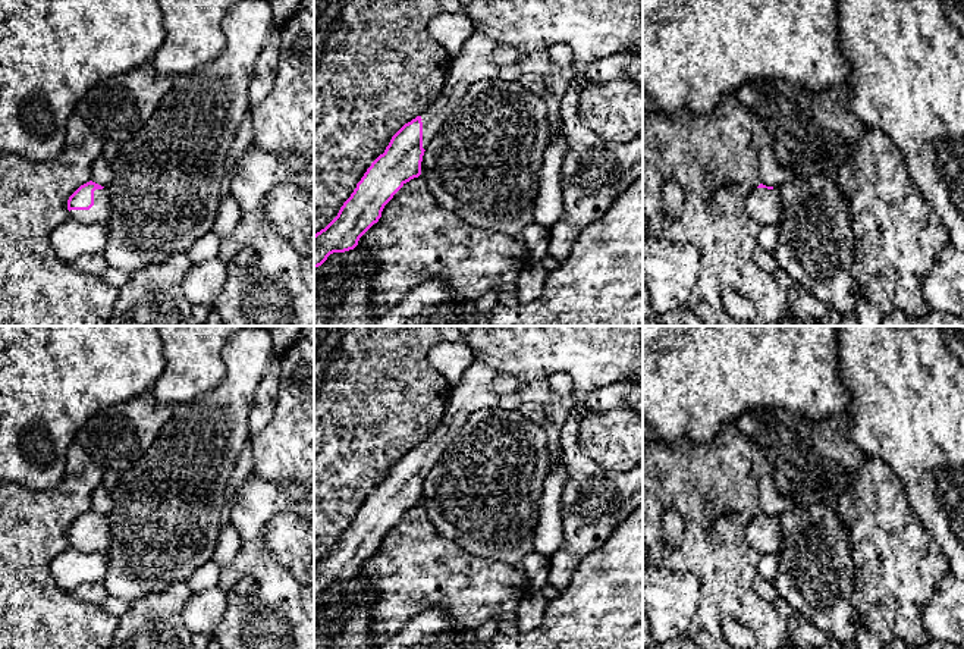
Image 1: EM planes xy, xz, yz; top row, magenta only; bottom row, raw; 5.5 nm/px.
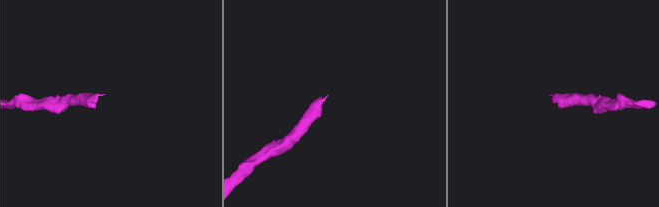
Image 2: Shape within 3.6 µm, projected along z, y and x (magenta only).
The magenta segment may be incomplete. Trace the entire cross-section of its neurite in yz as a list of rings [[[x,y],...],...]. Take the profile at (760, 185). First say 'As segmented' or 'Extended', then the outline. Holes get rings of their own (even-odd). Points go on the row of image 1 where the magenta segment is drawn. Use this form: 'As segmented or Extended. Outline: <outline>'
Extended. Outline: [[[760,184],[744,201],[745,214],[760,226],[776,225],[782,216],[779,191]]]

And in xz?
Extended. Outline: [[[471,32],[461,54],[450,62],[440,97],[392,137],[337,216],[314,235],[314,269],[333,253],[354,250],[359,238],[379,222],[393,195],[421,175],[426,147],[459,104],[467,88],[483,79],[499,78],[499,69],[490,60],[496,46],[483,32]]]

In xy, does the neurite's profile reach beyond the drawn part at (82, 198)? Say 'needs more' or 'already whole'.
needs more

